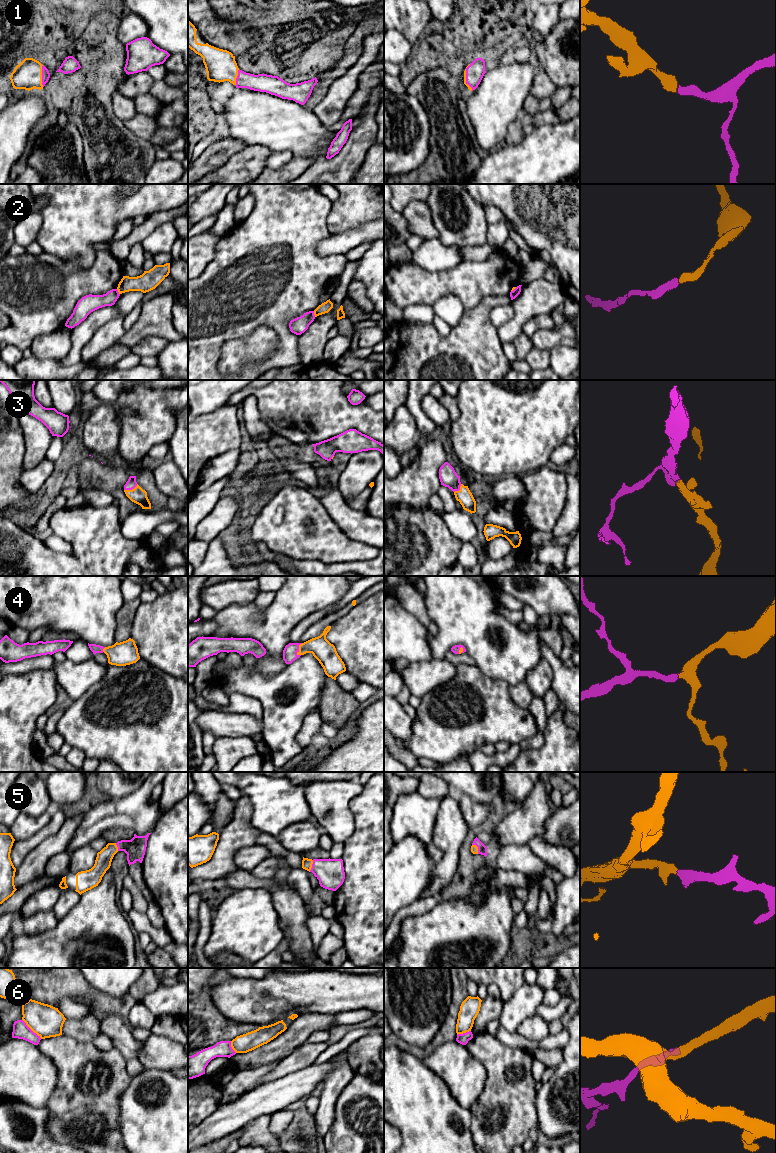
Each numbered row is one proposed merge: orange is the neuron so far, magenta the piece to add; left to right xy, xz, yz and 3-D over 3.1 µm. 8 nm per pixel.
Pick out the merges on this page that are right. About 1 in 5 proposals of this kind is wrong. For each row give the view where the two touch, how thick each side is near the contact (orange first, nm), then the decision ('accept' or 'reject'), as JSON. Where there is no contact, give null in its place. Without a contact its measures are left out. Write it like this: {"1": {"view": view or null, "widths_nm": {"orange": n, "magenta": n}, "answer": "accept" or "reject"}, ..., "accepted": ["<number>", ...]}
{"1": {"view": "xy", "widths_nm": {"orange": 220, "magenta": 60}, "answer": "accept"}, "2": {"view": "xz", "widths_nm": {"orange": 90, "magenta": 140}, "answer": "reject"}, "3": {"view": "xy", "widths_nm": {"orange": 130, "magenta": 80}, "answer": "accept"}, "4": {"view": "xz", "widths_nm": {"orange": 170, "magenta": 110}, "answer": "accept"}, "5": {"view": "xz", "widths_nm": {"orange": 80, "magenta": 220}, "answer": "accept"}, "6": {"view": "xy", "widths_nm": {"orange": 260, "magenta": 130}, "answer": "accept"}, "accepted": ["1", "3", "4", "5", "6"]}

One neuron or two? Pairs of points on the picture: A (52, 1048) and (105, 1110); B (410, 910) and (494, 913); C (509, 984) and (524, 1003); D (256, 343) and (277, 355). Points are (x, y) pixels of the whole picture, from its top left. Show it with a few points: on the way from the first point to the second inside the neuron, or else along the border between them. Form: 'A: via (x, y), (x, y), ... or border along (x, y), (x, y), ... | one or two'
A: via (69, 1058), (85, 1074), (85, 1086), (88, 1093) | one
B: border along (439, 901), (432, 909), (425, 913), (406, 917) | two
C: border along (524, 982), (508, 999), (503, 1001) | two
D: border along (272, 328), (276, 348), (262, 362), (251, 363) | two

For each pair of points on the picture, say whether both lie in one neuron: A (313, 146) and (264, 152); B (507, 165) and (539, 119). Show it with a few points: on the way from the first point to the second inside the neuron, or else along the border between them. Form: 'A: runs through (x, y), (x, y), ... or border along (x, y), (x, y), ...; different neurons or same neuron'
A: border along (249, 145), (263, 145), (272, 152); different neurons
B: border along (557, 122), (534, 127); different neurons

